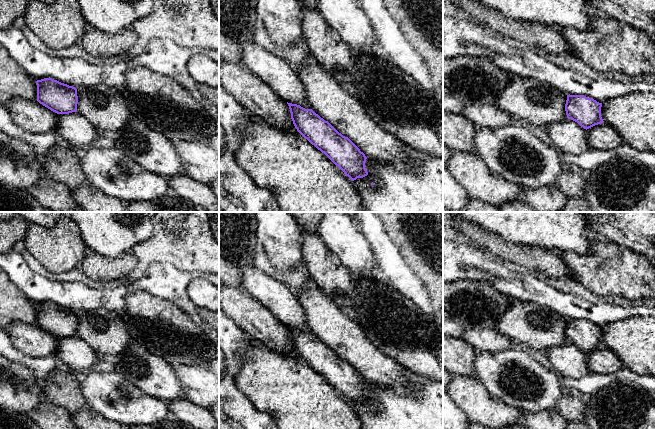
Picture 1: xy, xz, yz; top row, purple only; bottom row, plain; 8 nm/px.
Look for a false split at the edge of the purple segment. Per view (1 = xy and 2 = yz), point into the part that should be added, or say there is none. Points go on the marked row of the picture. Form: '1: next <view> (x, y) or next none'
1: next none
2: next none

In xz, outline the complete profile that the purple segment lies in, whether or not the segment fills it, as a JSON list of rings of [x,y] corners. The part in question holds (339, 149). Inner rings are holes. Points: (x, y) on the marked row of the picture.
[[[287,104],[297,131],[324,153],[351,181],[368,175],[365,168],[367,157],[348,137],[339,133],[312,109]]]

